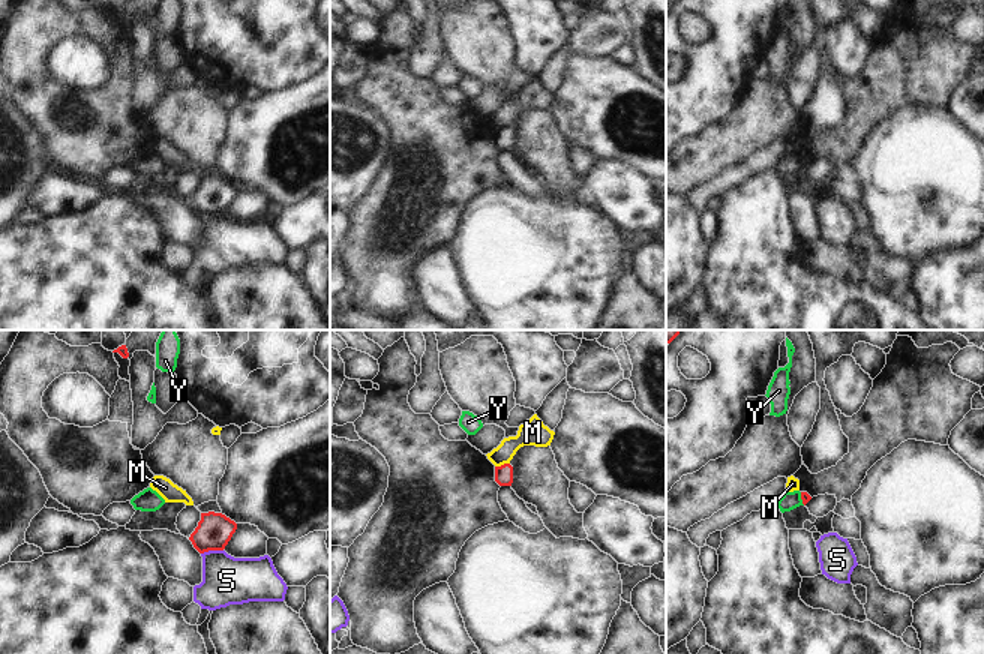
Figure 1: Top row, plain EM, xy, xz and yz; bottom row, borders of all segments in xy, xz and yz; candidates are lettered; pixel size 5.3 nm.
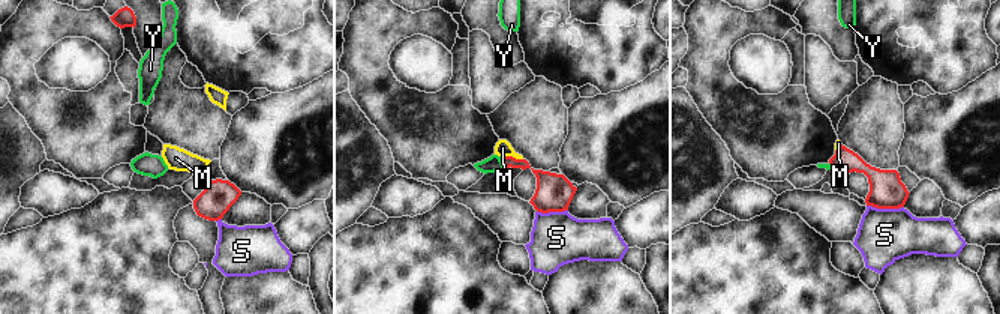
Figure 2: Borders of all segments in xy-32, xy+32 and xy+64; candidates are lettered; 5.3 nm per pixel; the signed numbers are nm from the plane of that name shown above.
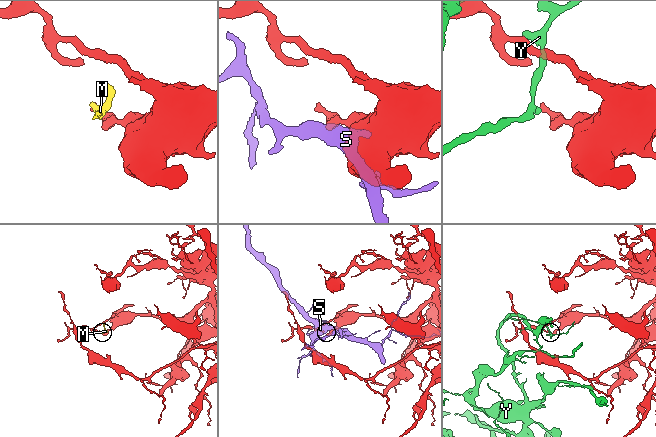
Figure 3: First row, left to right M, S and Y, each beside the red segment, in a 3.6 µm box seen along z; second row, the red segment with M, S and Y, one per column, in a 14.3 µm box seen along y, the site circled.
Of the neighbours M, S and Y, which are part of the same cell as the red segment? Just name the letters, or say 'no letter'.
no letter

